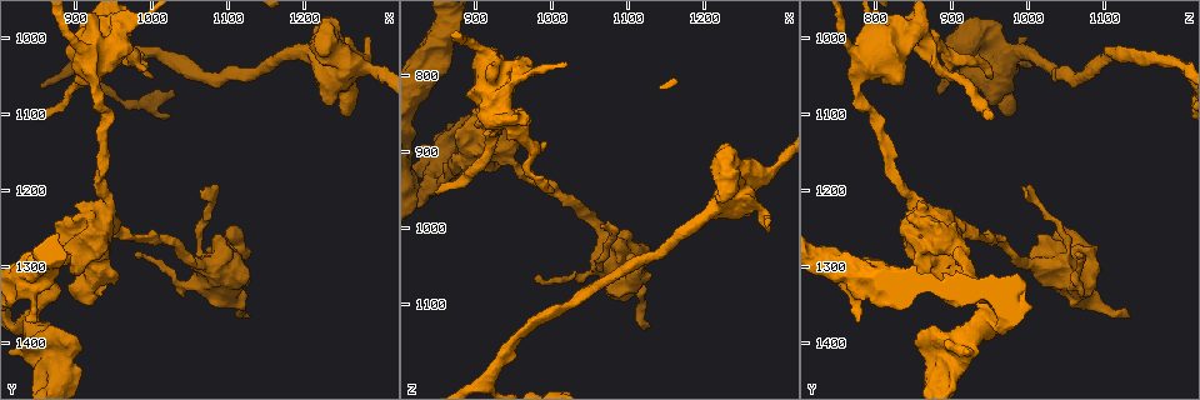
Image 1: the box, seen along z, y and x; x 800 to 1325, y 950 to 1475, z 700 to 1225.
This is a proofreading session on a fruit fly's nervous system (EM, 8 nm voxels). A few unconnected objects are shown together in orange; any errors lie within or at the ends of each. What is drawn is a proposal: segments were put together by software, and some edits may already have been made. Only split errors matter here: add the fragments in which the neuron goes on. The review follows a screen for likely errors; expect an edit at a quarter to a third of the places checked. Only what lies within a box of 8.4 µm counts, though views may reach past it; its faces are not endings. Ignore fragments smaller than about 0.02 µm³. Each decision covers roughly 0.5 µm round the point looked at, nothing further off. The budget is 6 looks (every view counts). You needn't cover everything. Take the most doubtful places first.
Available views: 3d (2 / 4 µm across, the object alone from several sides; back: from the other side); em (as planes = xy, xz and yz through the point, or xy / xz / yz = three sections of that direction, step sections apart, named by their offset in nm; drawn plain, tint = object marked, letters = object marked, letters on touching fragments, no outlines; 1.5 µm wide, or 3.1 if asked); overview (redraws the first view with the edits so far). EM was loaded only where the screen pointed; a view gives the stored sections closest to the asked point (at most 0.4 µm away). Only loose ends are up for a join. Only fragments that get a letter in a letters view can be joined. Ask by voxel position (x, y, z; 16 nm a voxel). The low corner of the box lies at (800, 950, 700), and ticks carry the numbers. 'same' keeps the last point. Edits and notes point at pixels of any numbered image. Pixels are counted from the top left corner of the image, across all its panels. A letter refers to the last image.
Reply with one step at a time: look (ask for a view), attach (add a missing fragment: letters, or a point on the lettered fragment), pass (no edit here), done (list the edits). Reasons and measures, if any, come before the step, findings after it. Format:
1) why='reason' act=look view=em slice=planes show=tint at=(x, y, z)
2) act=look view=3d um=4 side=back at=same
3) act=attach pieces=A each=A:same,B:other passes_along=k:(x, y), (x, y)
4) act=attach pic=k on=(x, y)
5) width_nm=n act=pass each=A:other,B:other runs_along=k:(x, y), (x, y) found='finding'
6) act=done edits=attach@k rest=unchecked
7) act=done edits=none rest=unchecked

why='thick end' act=look view=em slice=yz step=4 show=tint at=(975, 1015, 785)

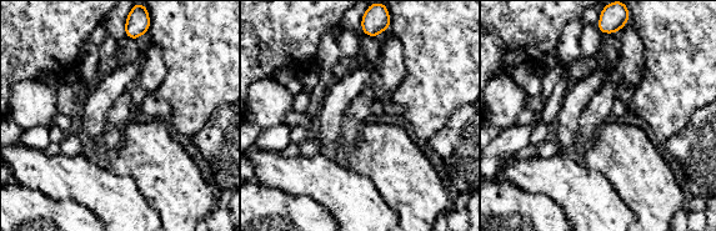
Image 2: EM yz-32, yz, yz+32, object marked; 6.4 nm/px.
why='cut it another way' act=look view=em slice=planes show=letters at=same

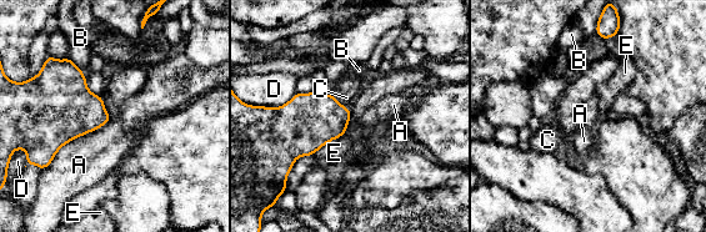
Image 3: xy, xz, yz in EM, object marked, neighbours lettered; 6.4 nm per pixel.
act=pass each=A:other,B:other,C:other,D:other,E:other border=3:(110, 120), (68, 141), (44, 170) found='none of them fits'

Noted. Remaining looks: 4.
why='thin end' act=look view=3d um=4 at=(1125, 1370, 1135)

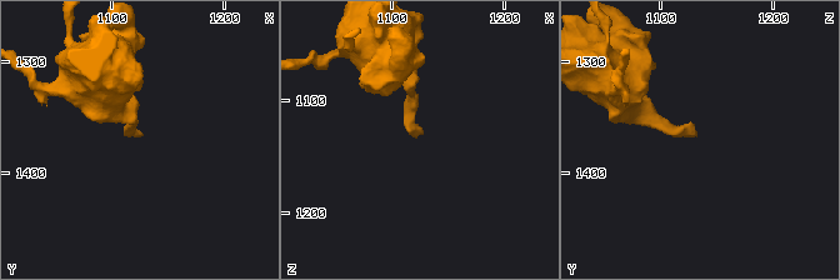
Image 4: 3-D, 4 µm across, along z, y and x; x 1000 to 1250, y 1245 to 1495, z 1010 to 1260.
why='shape alone is not enough' act=look view=em slice=planes show=plain at=(1120, 1366, 1134)

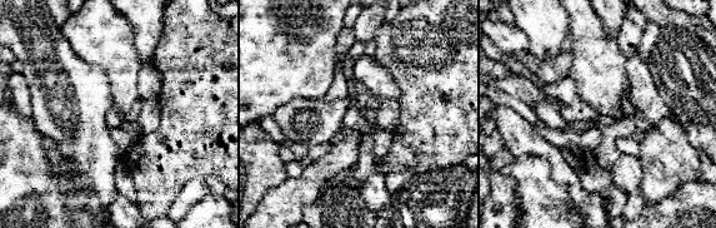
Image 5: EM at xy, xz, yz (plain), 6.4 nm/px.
act=look view=em slice=planes show=letters at=same

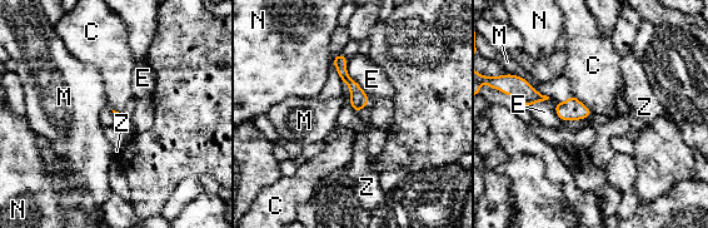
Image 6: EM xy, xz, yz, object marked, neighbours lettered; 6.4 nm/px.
act=pass each=C:other,E:other,M:other,N:other,Z:other border=6:(572, 94), (592, 110) found='none of them fits'

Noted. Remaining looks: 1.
act=done edits=none rest=unchecked

